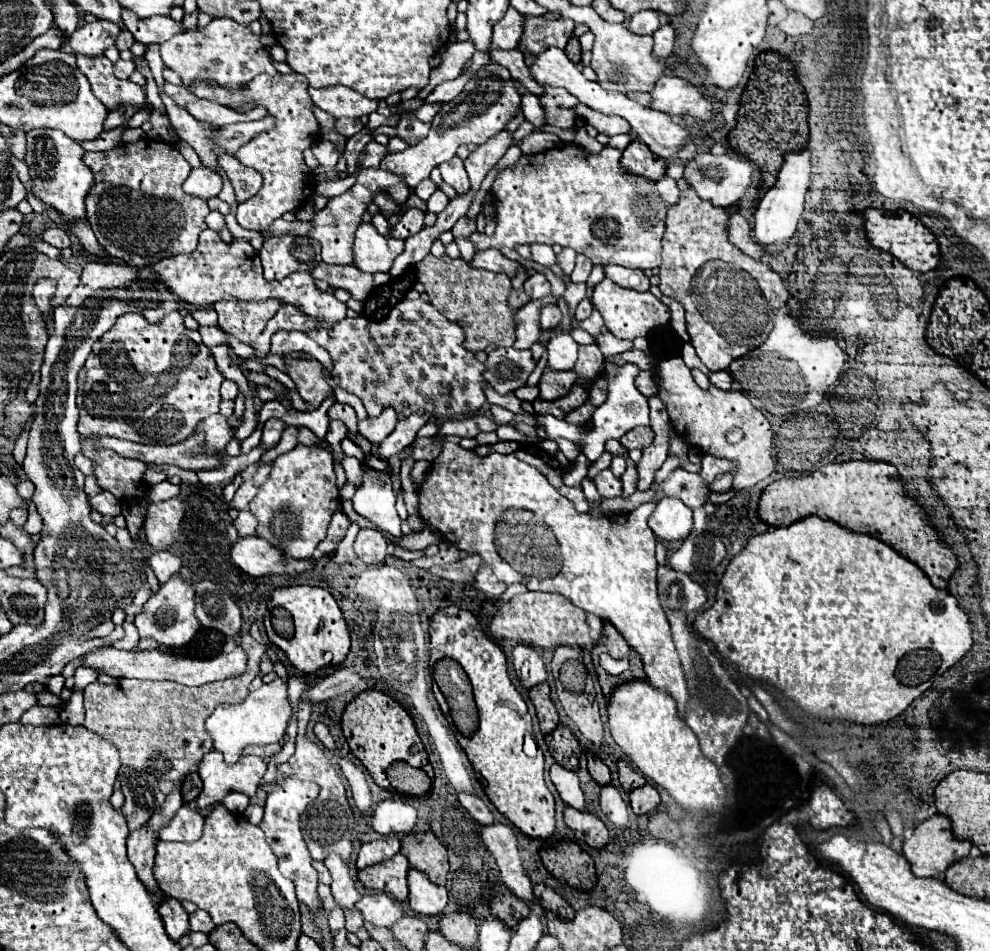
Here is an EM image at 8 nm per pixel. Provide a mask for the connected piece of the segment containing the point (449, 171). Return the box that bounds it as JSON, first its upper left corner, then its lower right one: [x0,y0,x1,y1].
[439,157,471,197]

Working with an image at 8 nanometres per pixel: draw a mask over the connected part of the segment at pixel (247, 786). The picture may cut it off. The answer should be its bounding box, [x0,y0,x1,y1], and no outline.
[197,749,267,809]

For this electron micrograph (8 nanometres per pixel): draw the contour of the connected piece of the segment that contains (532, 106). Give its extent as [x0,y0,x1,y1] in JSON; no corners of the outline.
[513,81,547,129]

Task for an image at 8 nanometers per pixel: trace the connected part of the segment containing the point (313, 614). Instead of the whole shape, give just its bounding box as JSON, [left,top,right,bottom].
[267,585,349,673]

